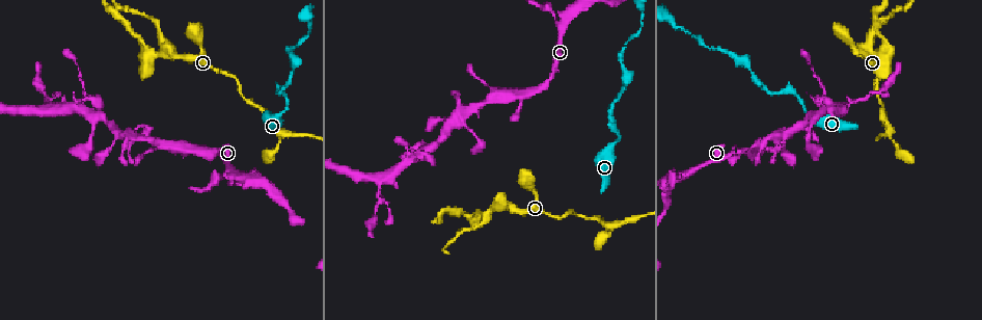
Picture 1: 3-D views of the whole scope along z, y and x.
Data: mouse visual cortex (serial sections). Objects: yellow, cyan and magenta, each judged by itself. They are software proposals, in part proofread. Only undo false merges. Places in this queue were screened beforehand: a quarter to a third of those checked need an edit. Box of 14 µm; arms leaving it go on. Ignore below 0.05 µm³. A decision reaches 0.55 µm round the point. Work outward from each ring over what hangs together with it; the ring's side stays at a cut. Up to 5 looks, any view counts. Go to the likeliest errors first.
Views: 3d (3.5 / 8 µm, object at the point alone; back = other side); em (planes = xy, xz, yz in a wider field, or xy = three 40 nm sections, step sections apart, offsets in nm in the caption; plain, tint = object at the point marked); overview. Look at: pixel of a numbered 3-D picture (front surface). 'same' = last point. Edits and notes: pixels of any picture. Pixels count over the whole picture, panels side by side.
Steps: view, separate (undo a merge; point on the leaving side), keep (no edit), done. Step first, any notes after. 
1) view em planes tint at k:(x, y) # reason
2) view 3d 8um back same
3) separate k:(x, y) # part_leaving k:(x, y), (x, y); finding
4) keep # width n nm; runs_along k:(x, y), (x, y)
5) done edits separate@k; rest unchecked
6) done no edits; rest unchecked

view 3d 8um back at 1:(172, 53) # calibre changes

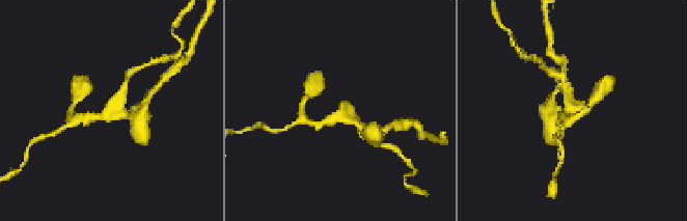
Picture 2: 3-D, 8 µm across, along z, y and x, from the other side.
view em xy step 3 tint at 2:(106, 115)

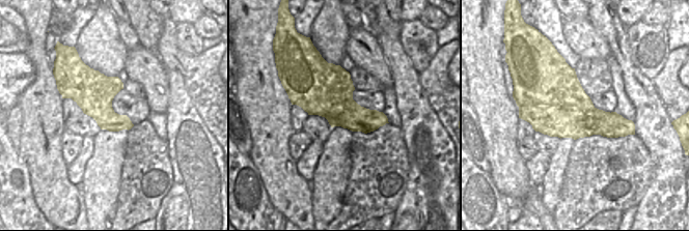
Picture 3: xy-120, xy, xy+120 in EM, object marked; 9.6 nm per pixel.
separate 2:(122, 92) # width 440 nm; part_leaving 2:(110, 110), (118, 103), (127, 76); two cells meet here

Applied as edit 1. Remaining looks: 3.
view overview

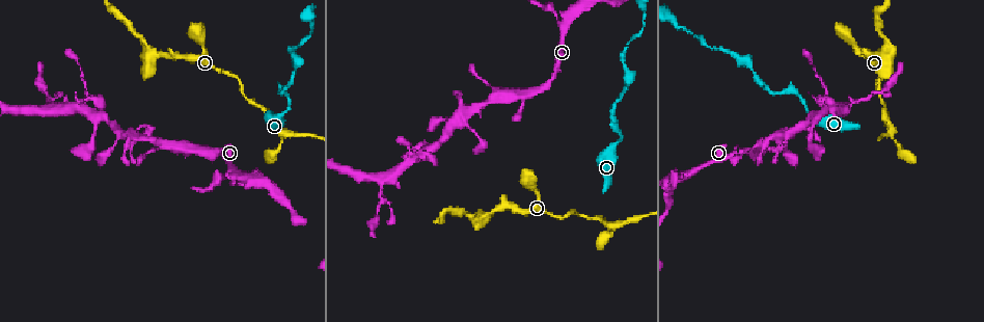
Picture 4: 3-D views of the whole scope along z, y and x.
view 3d 3.5um at 4:(82, 111) # three-way junction

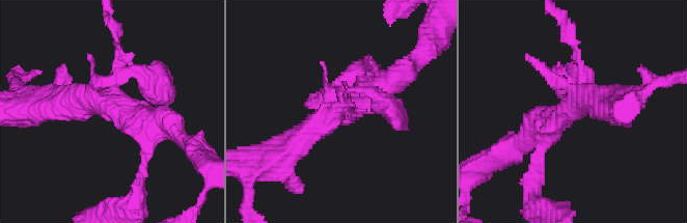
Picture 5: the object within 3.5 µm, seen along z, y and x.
view em planes tint at 5:(110, 105) # need the tissue

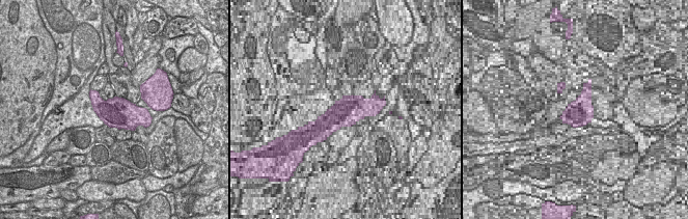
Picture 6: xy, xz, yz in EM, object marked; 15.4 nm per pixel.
keep # width 480 nm; runs_along 5:(396, 76), (285, 150); all the same cell

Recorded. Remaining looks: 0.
done edits separate@2; rest unchecked

